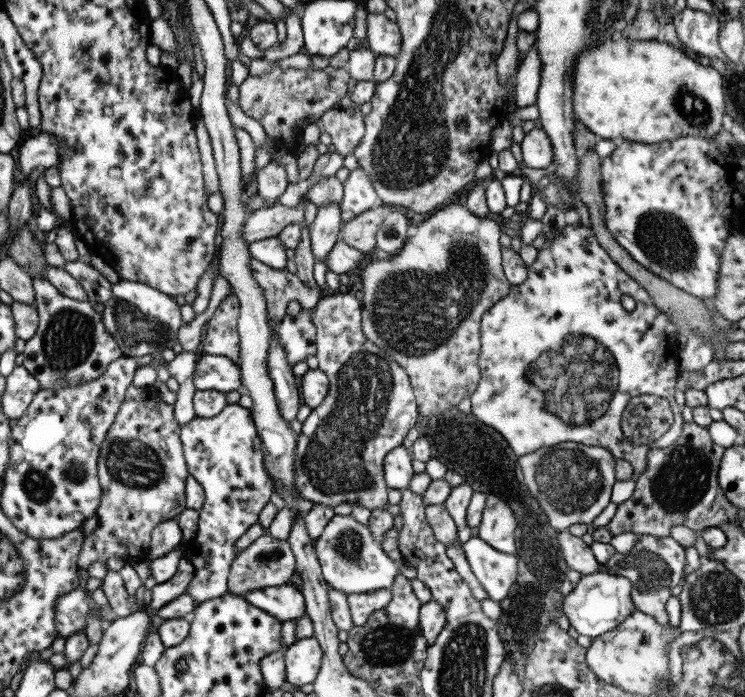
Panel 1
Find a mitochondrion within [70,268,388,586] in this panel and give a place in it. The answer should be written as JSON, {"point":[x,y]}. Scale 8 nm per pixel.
{"point":[132,463]}

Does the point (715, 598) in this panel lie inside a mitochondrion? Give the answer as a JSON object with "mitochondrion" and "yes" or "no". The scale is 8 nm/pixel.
{"mitochondrion":"yes"}

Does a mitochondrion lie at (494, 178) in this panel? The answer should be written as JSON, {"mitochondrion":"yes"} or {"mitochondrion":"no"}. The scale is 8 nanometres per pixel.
{"mitochondrion":"no"}

